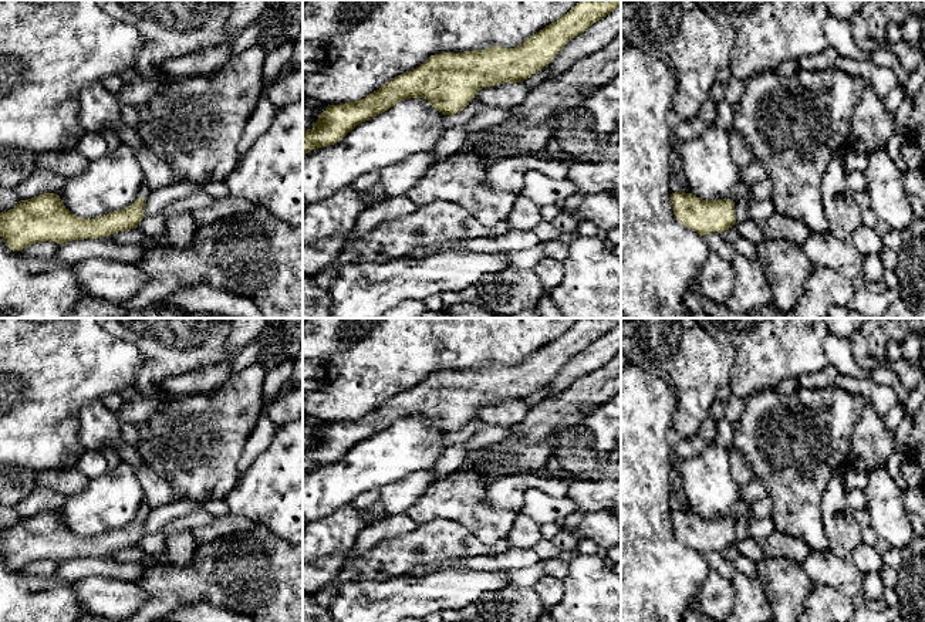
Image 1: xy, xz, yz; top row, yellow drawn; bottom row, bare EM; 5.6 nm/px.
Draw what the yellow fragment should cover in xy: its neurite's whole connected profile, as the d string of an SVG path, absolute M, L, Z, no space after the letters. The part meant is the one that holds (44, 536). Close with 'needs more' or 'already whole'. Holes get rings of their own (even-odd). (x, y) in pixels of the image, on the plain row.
M144 497L138 517L131 524L94 537L72 533L57 511L38 513L20 518L13 527L0 531L0 555L14 569L41 560L63 562L71 558L108 555L138 545L145 535L149 513Z | needs more

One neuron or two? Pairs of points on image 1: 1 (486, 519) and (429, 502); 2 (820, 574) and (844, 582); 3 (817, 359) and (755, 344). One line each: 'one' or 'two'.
1: one
2: one
3: one

